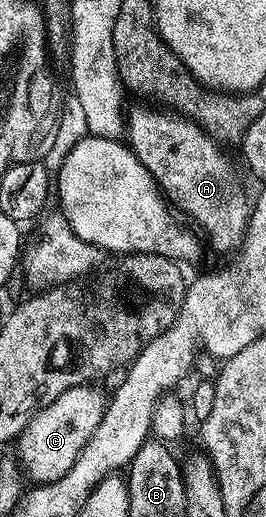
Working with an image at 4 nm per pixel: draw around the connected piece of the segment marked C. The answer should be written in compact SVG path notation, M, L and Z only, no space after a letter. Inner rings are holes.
M79 384L66 394L58 394L50 406L39 408L32 415L32 421L24 427L24 431L18 437L23 469L27 477L37 485L54 483L56 479L62 478L74 466L82 446L90 441L90 436L102 422L106 396L99 392L99 387L92 384Z

